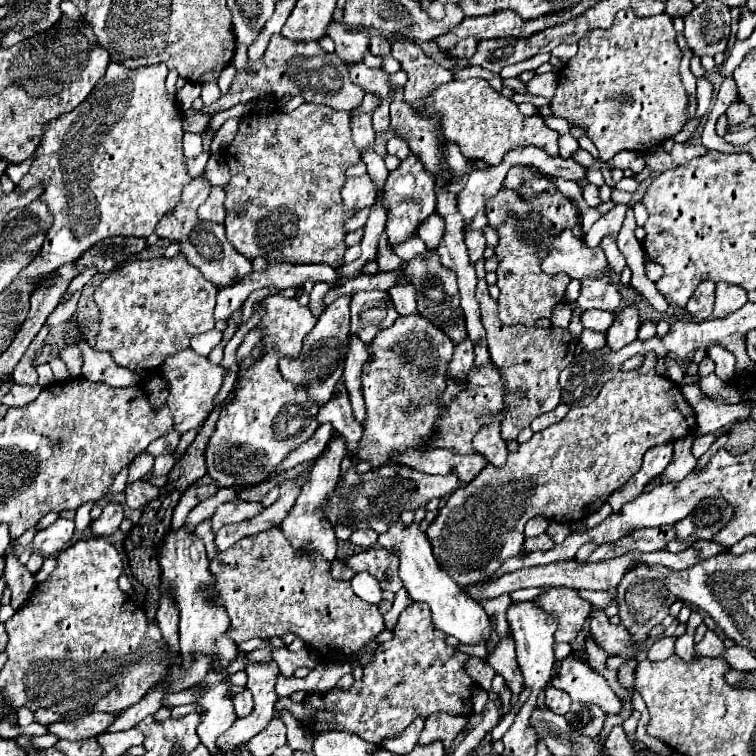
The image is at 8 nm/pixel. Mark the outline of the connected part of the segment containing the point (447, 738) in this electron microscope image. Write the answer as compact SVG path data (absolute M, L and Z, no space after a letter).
M435 712L435 716L429 716L425 720L425 728L419 736L419 744L431 744L435 740L443 742L445 752L451 752L451 744L455 738L463 732L467 726L467 716L451 716L447 712Z

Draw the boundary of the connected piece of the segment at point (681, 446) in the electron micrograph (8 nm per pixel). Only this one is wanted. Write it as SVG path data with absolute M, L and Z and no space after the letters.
M687 436L685 440L675 442L673 460L671 460L669 468L659 476L659 478L661 478L659 486L681 482L681 480L695 468L695 462L697 462L697 460L691 456L691 442L693 442L693 436Z

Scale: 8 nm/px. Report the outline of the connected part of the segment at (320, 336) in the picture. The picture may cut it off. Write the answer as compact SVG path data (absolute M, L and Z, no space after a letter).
M341 296L321 312L315 328L307 334L307 342L303 342L303 356L299 356L299 360L279 362L279 372L283 372L285 380L291 380L291 384L311 384L311 400L317 400L319 406L325 406L331 400L333 388L345 368L349 336L349 300L351 296Z

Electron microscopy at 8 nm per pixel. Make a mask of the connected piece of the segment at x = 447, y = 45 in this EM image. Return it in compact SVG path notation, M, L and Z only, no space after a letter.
M449 32L449 34L445 34L445 36L439 36L439 38L435 38L433 42L437 44L437 48L441 50L441 52L449 52L451 48L454 48L455 44L461 40L461 36L457 36L455 32Z

